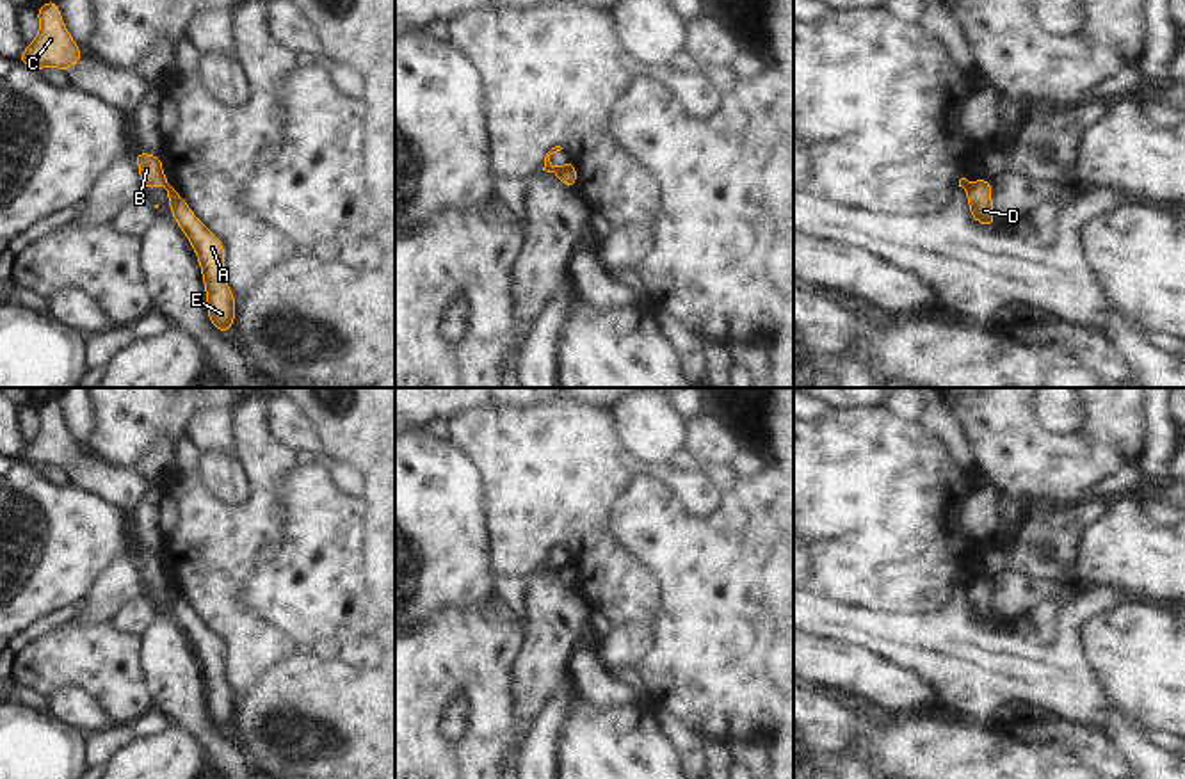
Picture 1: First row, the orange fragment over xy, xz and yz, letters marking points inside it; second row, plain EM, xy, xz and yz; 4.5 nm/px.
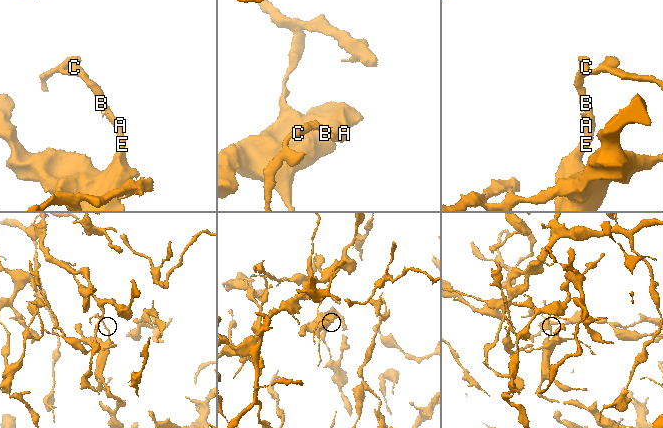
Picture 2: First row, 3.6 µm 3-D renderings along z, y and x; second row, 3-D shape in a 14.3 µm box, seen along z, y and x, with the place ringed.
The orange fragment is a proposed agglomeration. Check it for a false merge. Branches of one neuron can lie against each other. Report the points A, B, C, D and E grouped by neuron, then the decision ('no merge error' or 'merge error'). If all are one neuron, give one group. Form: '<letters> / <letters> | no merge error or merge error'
A D E / B C | merge error

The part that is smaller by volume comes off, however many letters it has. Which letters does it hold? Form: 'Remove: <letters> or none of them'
Remove: B, C.

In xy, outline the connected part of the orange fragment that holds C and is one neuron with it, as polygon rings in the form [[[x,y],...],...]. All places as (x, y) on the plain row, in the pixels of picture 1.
[[[57,398],[46,400],[36,409],[39,416],[37,436],[27,443],[18,461],[41,470],[46,464],[59,466],[62,470],[73,466],[80,455],[78,446],[62,422]]]

